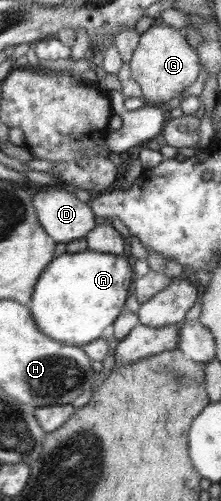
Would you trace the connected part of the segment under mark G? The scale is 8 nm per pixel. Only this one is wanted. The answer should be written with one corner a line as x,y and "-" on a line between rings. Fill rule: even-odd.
161,22
155,23
140,35
129,65
132,79
141,87
141,98
148,105
175,100
199,79
202,71
200,57
186,41
183,31

